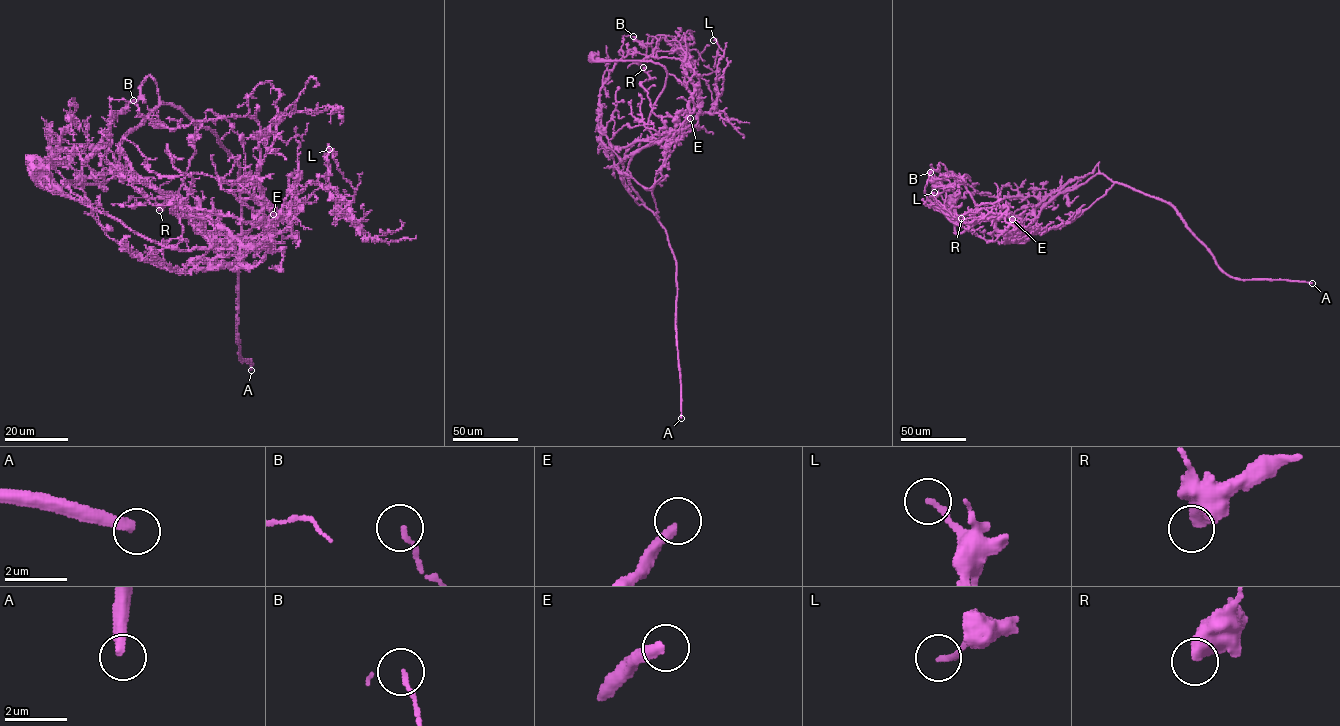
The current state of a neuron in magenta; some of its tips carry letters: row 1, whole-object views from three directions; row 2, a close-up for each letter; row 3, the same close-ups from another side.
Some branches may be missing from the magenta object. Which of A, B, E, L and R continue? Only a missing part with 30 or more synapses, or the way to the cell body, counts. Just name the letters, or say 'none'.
A, E

